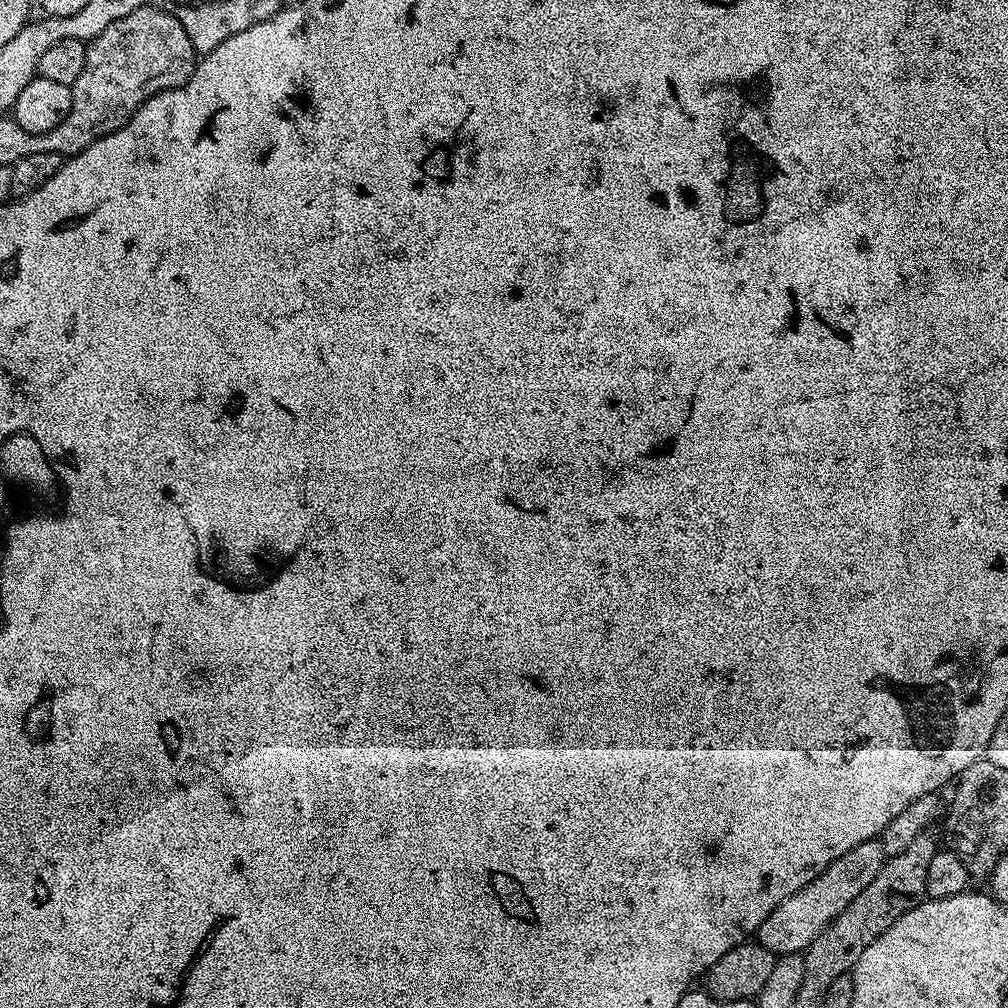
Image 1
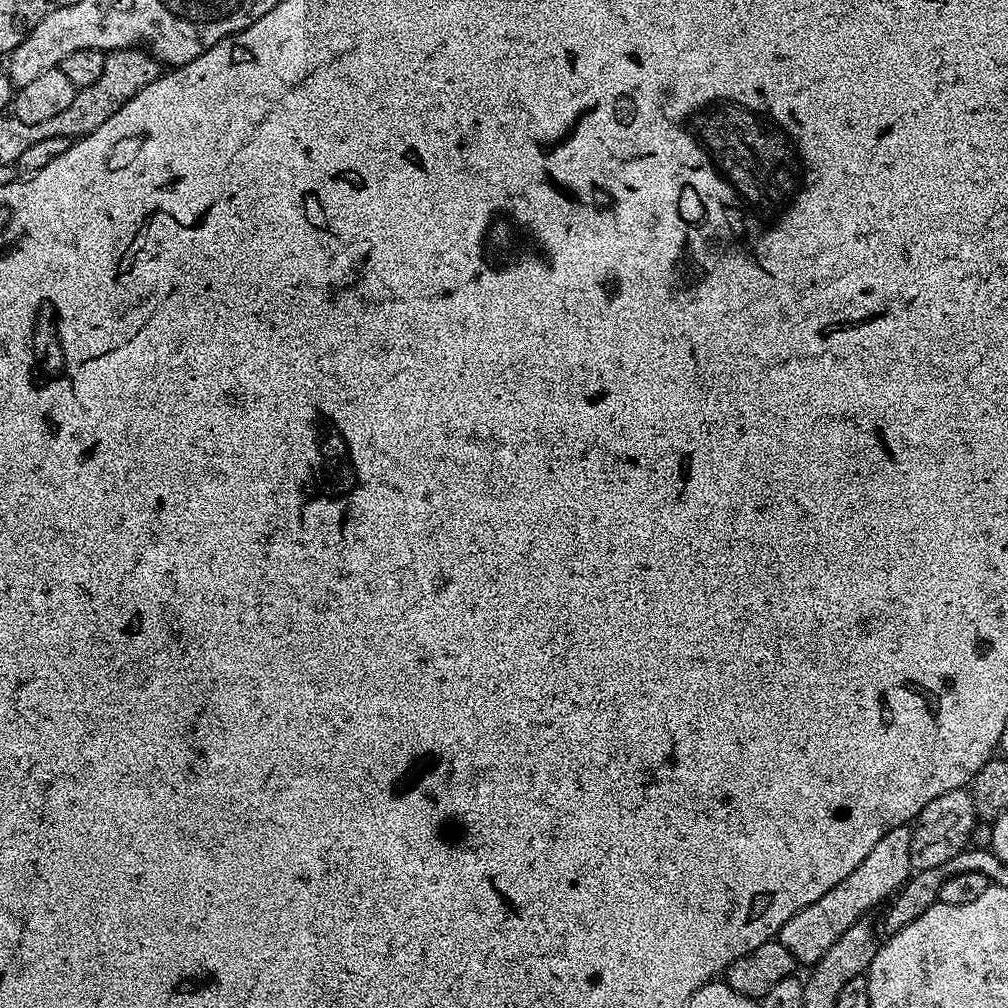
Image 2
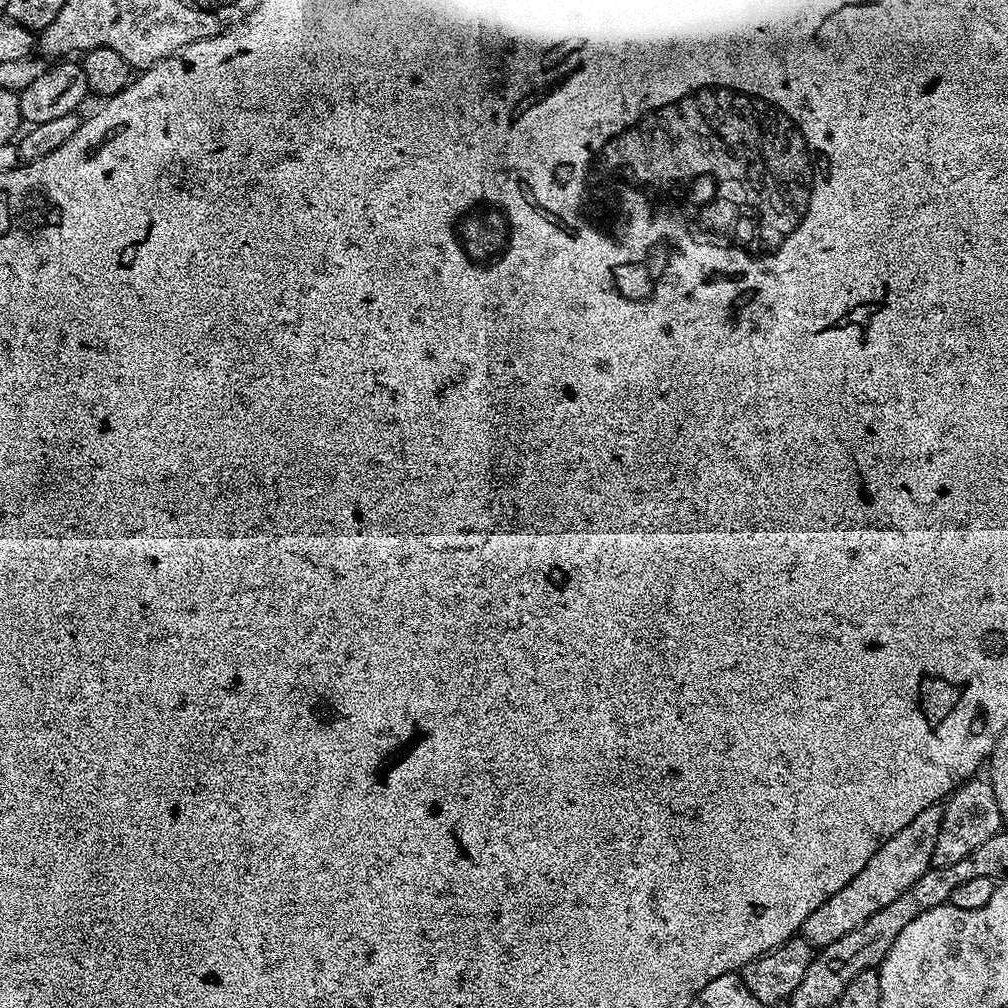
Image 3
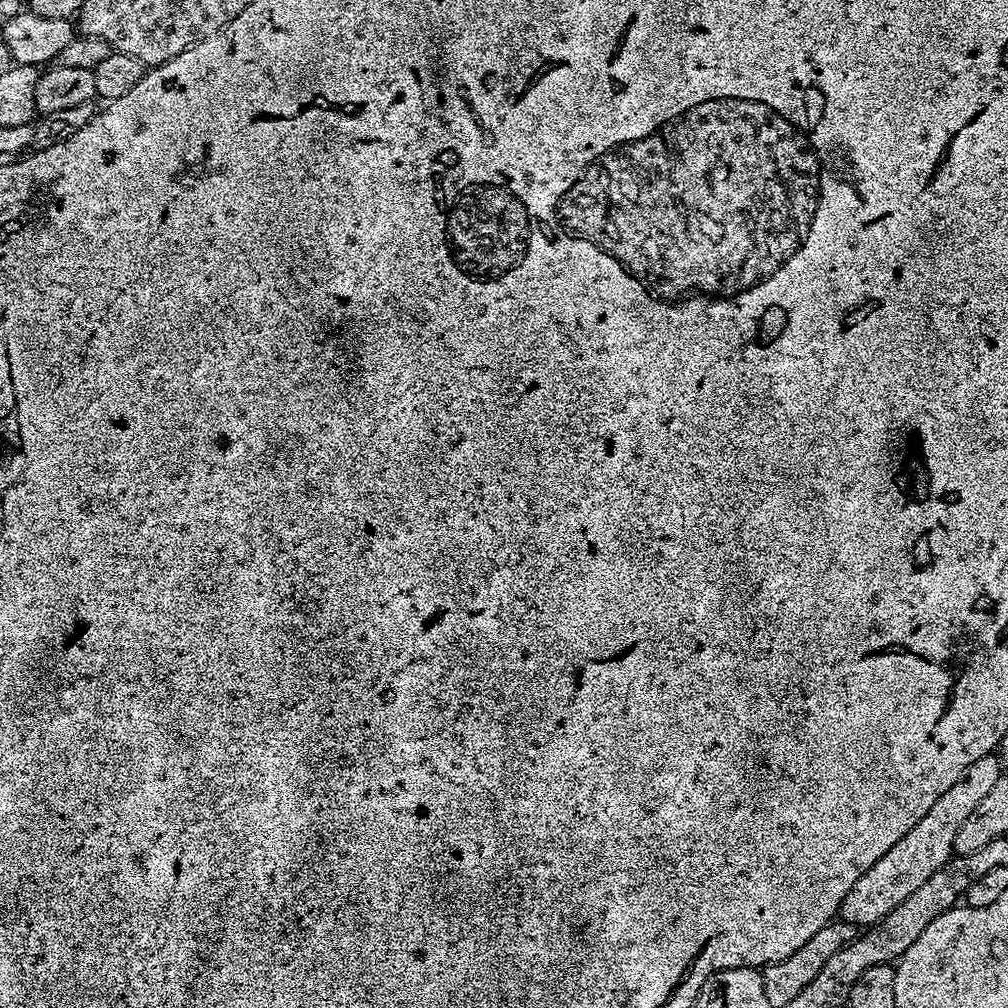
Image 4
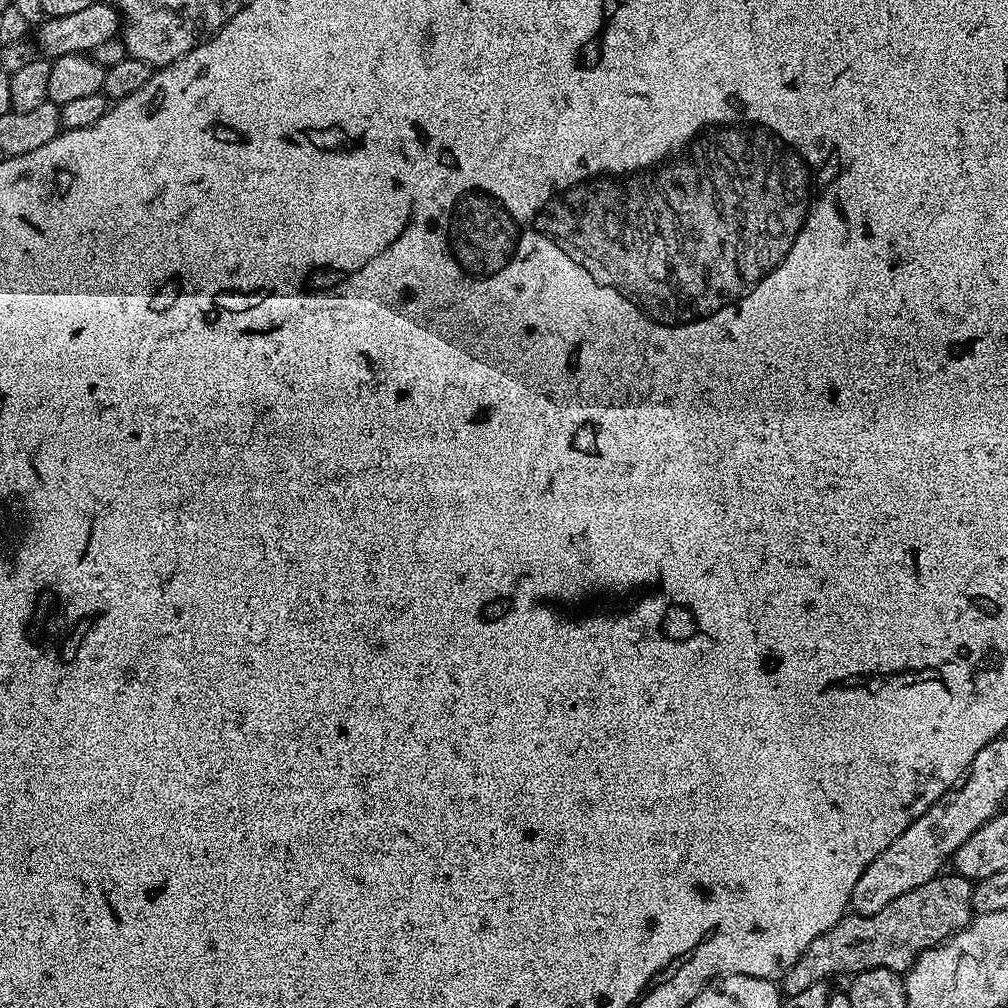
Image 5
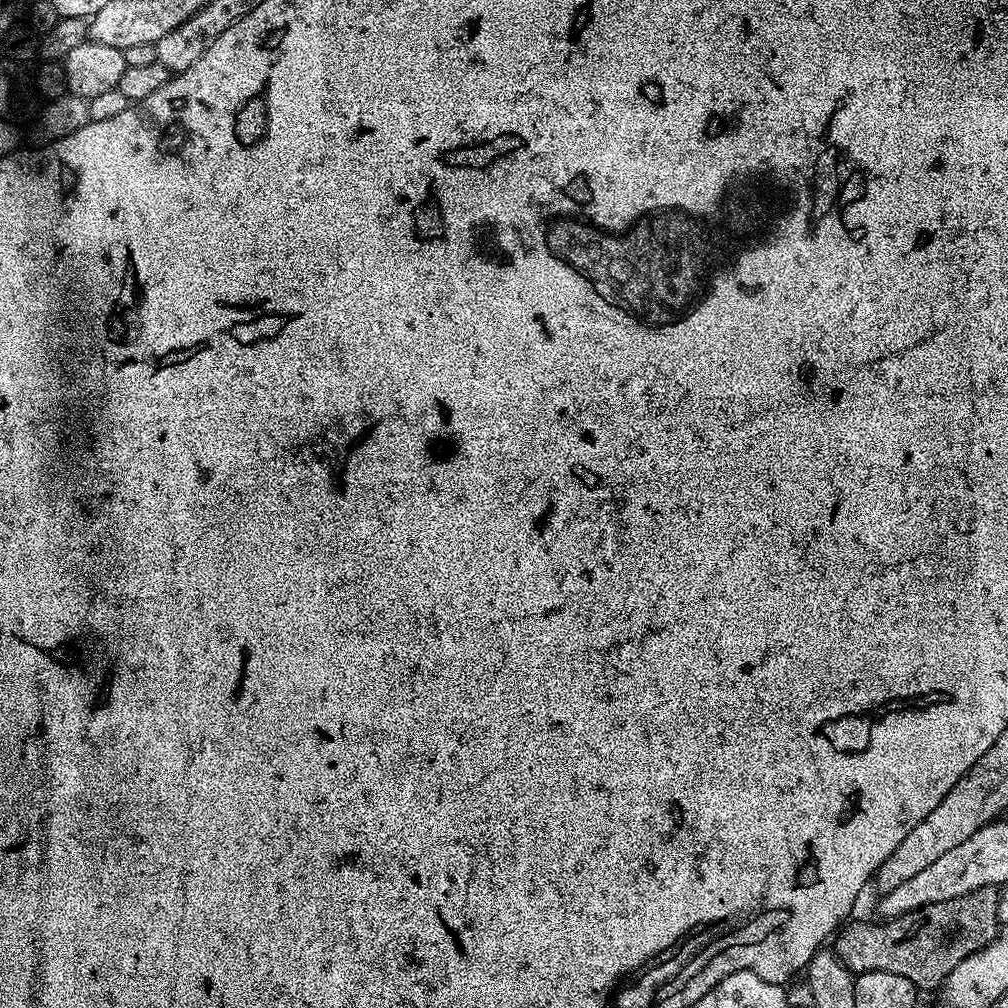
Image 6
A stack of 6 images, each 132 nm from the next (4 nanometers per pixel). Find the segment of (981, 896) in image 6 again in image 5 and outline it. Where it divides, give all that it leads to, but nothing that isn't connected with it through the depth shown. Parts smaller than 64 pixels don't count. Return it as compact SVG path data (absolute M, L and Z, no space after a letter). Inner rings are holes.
M941 874L930 882L894 898L890 906L878 910L878 914L862 916L845 914L837 924L830 926L806 950L802 958L790 966L782 977L782 992L785 997L802 994L802 990L815 984L823 984L839 972L855 974L885 968L901 974L907 973L912 963L927 948L949 940L954 933L961 932L974 919L972 911L973 881L959 874Z

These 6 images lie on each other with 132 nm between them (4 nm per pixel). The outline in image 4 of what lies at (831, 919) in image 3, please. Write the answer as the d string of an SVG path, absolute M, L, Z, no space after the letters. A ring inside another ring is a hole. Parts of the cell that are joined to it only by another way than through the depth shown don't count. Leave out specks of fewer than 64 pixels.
M996 754L983 756L978 758L978 762L966 766L962 778L958 778L958 782L954 782L954 786L950 786L950 790L946 790L946 794L942 794L942 798L938 798L930 810L926 810L918 826L914 826L914 830L905 834L895 846L890 846L890 850L886 850L886 854L882 854L882 858L878 858L878 862L874 862L874 866L870 866L870 870L866 870L866 874L854 882L854 886L850 886L850 894L842 898L839 919L853 926L876 924L886 918L886 914L890 914L898 902L910 898L910 894L914 894L914 890L918 890L918 886L922 886L930 874L941 871L947 865L944 863L953 859L952 843L954 834L958 834L958 826L970 818L970 810L974 810L974 806L978 806L978 802L990 794L994 782L998 782L1001 775L1000 757Z

